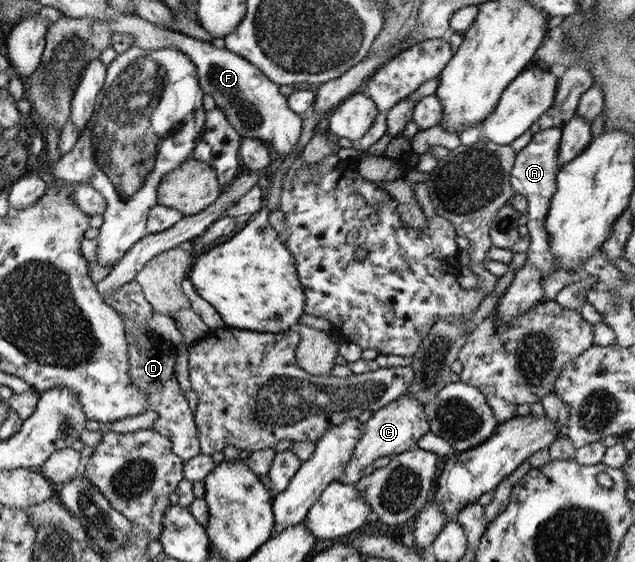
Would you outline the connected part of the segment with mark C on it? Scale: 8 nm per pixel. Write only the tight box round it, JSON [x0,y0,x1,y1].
[335,393,430,485]

